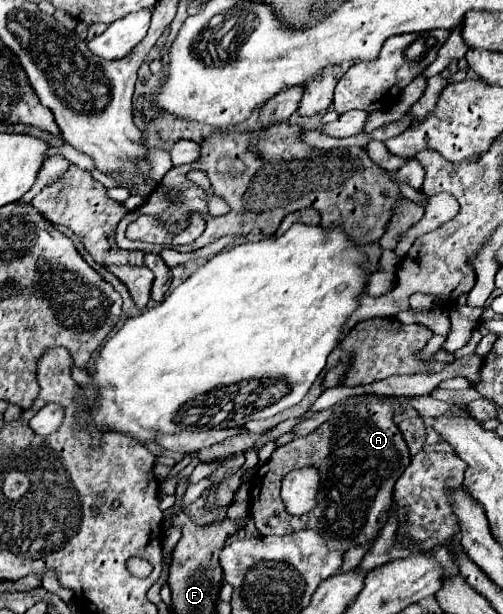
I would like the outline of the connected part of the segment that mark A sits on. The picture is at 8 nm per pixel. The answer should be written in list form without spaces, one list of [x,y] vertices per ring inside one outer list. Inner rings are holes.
[[[360,400],[356,408],[336,404],[334,418],[338,418],[338,422],[324,422],[306,438],[296,438],[276,448],[272,458],[256,470],[256,486],[250,486],[250,514],[262,536],[282,536],[312,528],[324,538],[328,550],[346,552],[352,546],[374,544],[388,520],[394,484],[410,464],[410,454],[398,426],[392,420],[394,410],[390,402],[370,400],[370,408],[366,406],[368,400]],[[306,466],[320,472],[320,486],[316,494],[318,506],[304,516],[290,516],[280,500],[282,478],[288,472]]]

